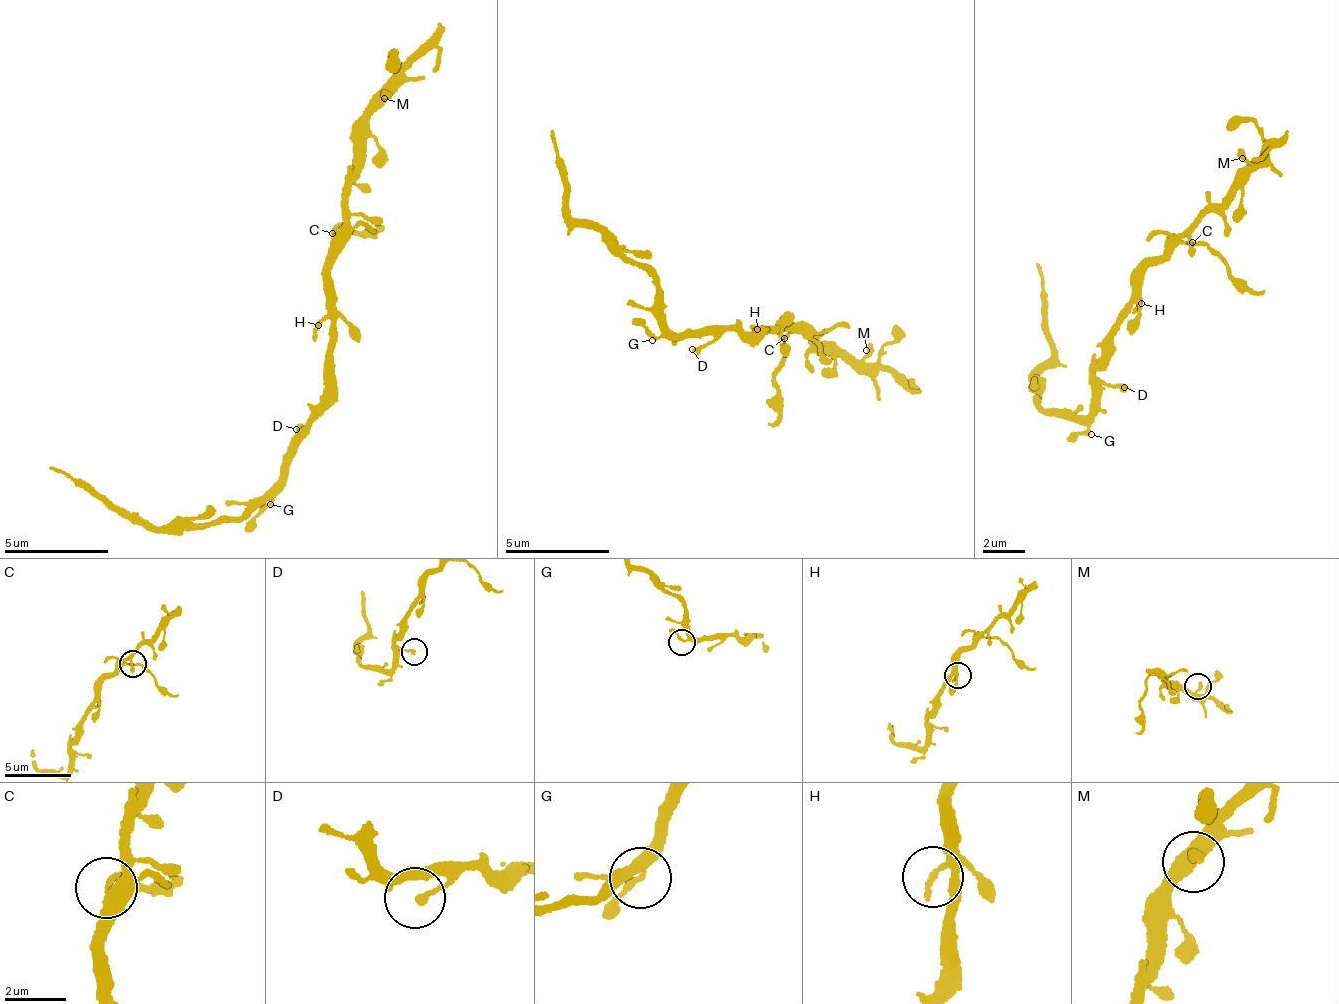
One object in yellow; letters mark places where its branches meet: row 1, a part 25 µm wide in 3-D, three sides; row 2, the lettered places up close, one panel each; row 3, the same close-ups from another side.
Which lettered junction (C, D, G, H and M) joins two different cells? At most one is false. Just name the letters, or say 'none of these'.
C

